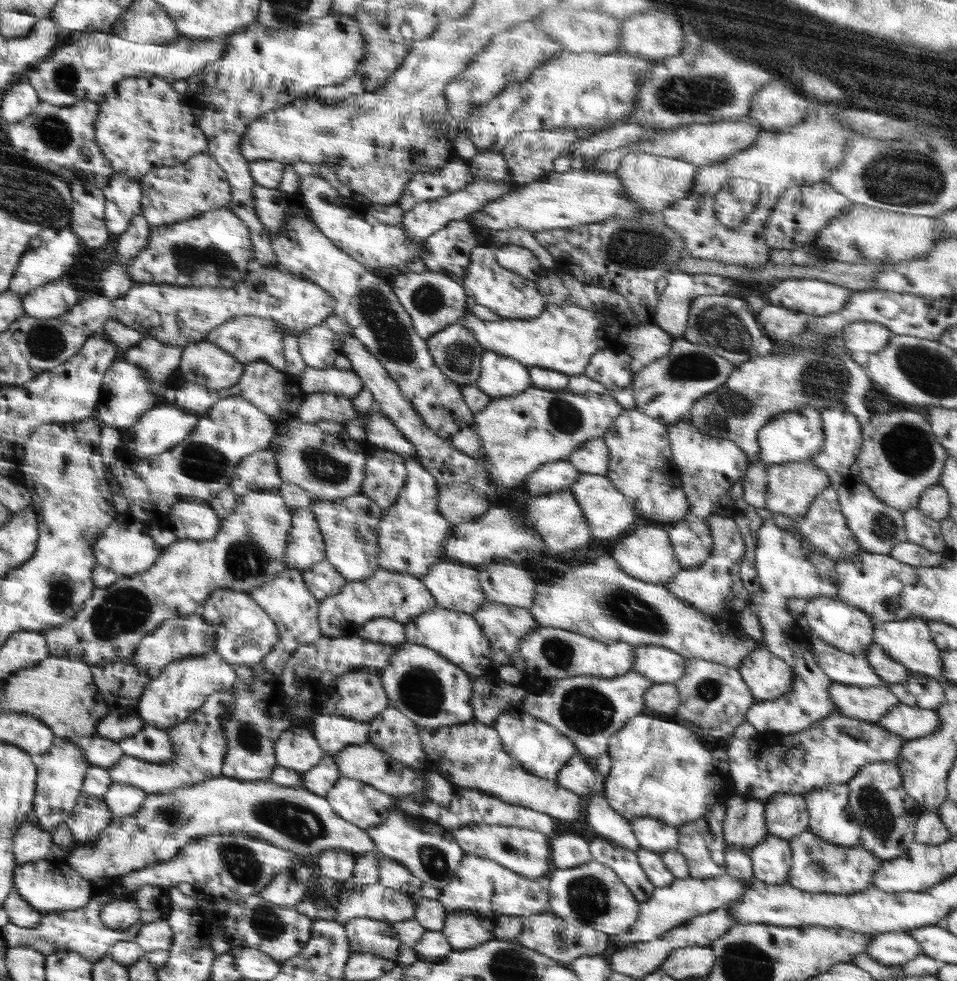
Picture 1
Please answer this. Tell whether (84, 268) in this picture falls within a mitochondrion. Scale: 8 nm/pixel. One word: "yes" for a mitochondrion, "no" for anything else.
no

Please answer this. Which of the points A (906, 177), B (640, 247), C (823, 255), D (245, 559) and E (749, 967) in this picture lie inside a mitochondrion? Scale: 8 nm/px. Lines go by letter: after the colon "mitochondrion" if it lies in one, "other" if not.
A: mitochondrion
B: mitochondrion
C: other
D: mitochondrion
E: mitochondrion

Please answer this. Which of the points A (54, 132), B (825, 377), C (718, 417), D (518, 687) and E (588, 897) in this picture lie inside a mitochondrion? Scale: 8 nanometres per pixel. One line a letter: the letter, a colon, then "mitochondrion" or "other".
A: mitochondrion
B: mitochondrion
C: mitochondrion
D: other
E: mitochondrion

